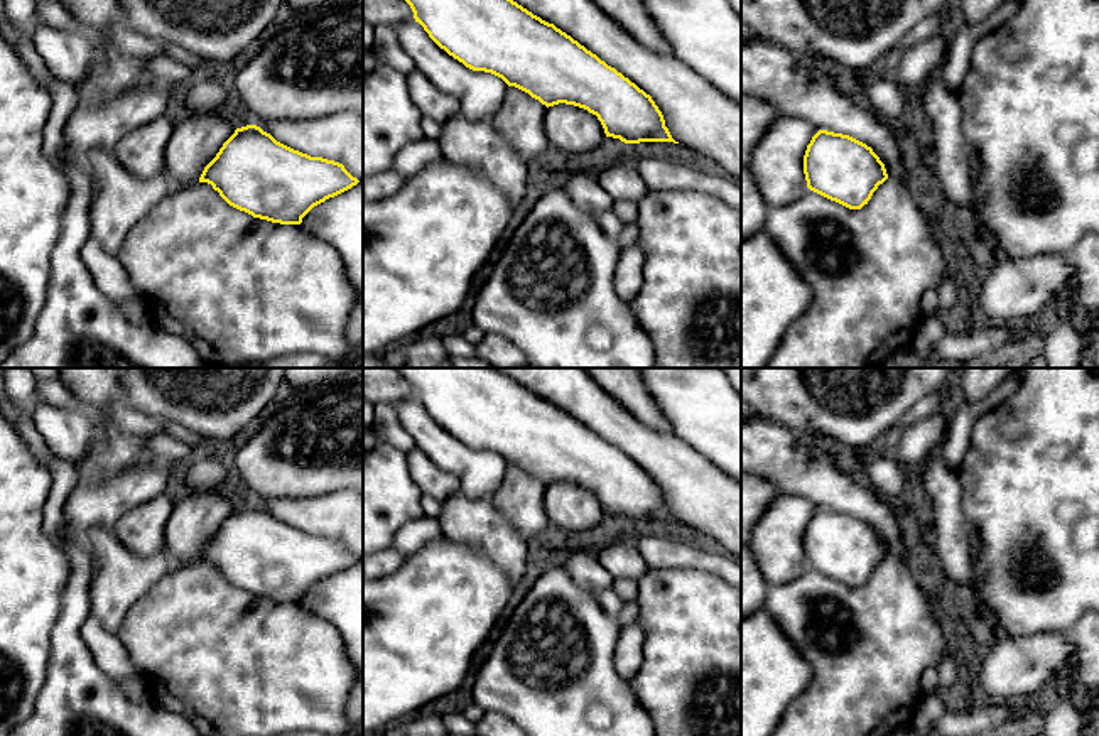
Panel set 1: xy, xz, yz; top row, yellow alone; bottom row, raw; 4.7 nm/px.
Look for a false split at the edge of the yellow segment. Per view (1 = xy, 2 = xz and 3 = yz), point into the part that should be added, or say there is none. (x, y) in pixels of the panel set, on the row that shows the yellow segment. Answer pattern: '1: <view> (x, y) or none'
1: none
2: none
3: none

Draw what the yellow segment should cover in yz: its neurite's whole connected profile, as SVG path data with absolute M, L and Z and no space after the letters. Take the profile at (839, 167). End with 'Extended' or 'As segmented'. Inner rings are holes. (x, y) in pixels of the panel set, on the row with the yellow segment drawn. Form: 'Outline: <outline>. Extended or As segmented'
Outline: M819 130L804 155L807 187L849 209L861 209L888 179L885 164L866 143Z. As segmented

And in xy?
Outline: M257 125L236 128L216 157L204 167L199 182L208 182L233 208L280 225L300 225L317 204L334 198L360 181L343 164L311 157L277 142Z. As segmented

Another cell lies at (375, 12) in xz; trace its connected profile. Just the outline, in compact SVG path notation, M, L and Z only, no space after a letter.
M363 0L363 22L373 27L395 27L410 22L414 12L405 0Z

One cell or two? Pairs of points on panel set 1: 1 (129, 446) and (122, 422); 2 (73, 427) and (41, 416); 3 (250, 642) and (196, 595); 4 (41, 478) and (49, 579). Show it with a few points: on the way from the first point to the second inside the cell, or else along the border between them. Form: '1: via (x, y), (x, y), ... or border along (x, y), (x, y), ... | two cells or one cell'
1: border along (102, 426), (149, 438) | two cells
2: via (64, 427), (49, 421) | one cell
3: via (237, 635), (210, 608) | one cell
4: via (24, 503), (24, 554) | one cell

